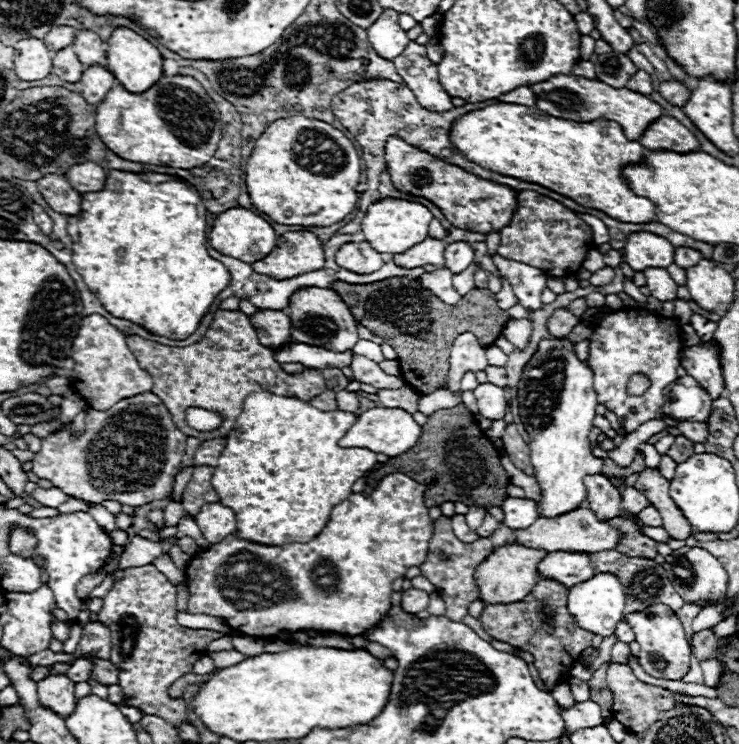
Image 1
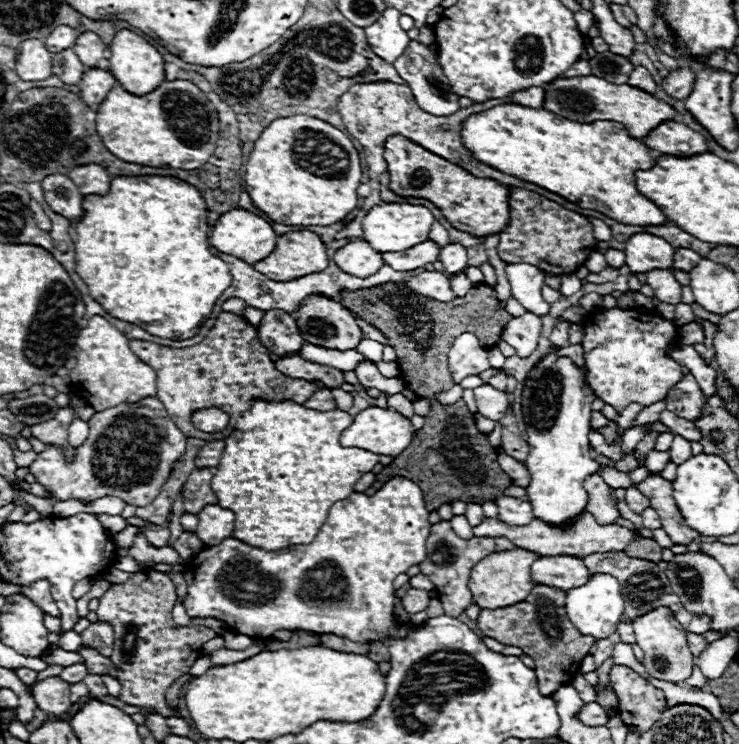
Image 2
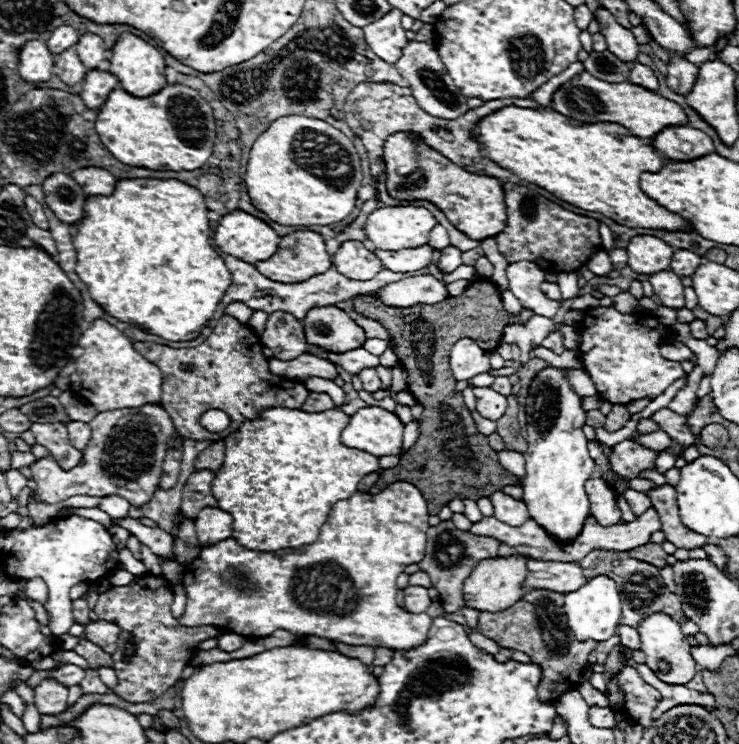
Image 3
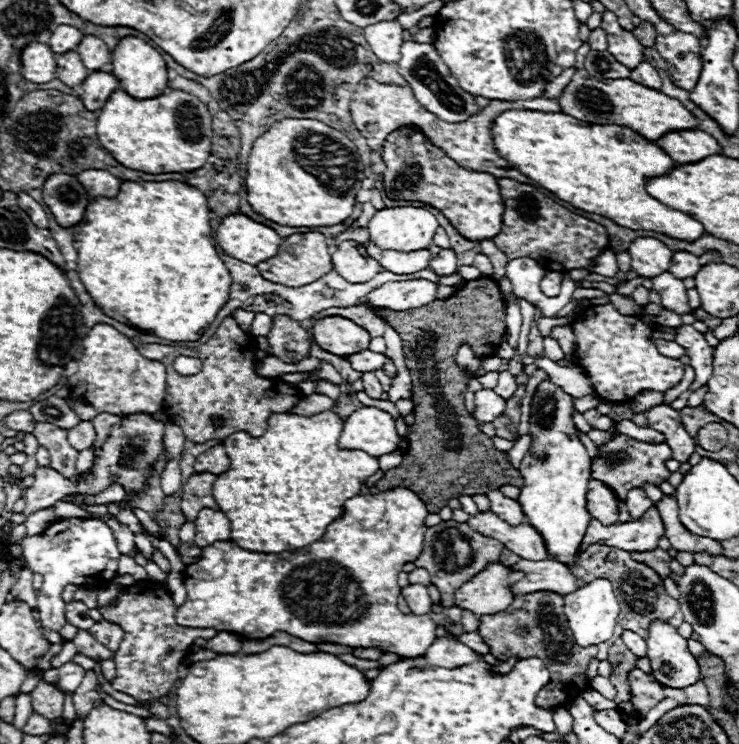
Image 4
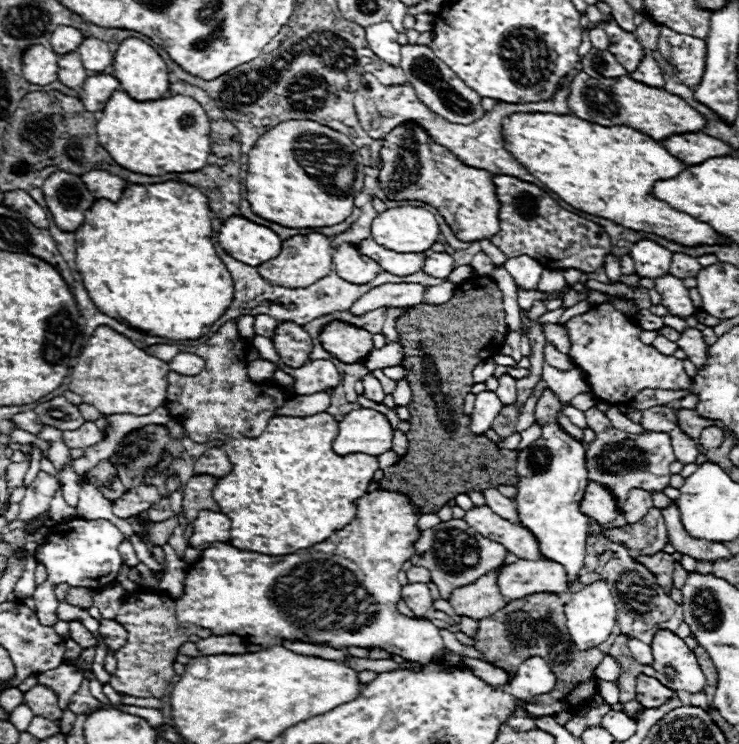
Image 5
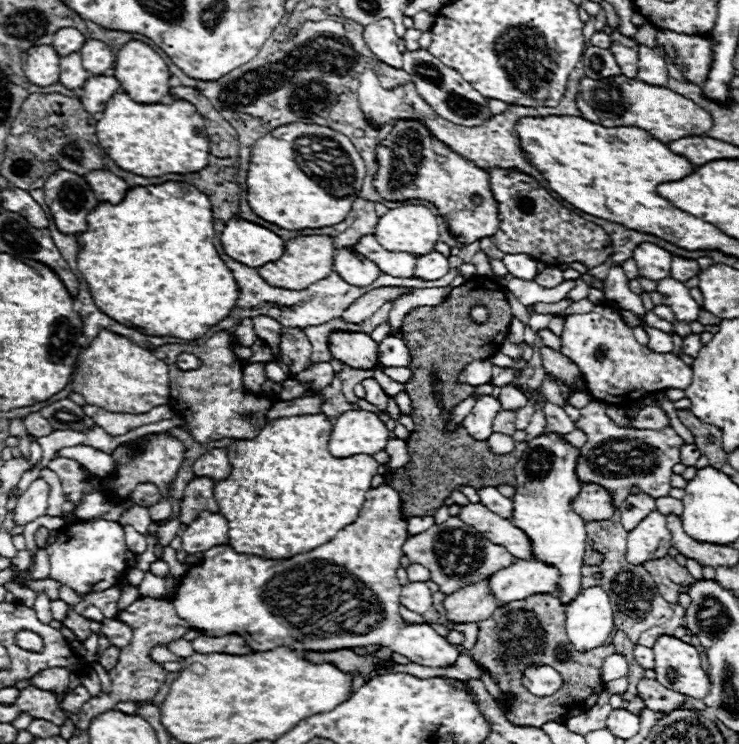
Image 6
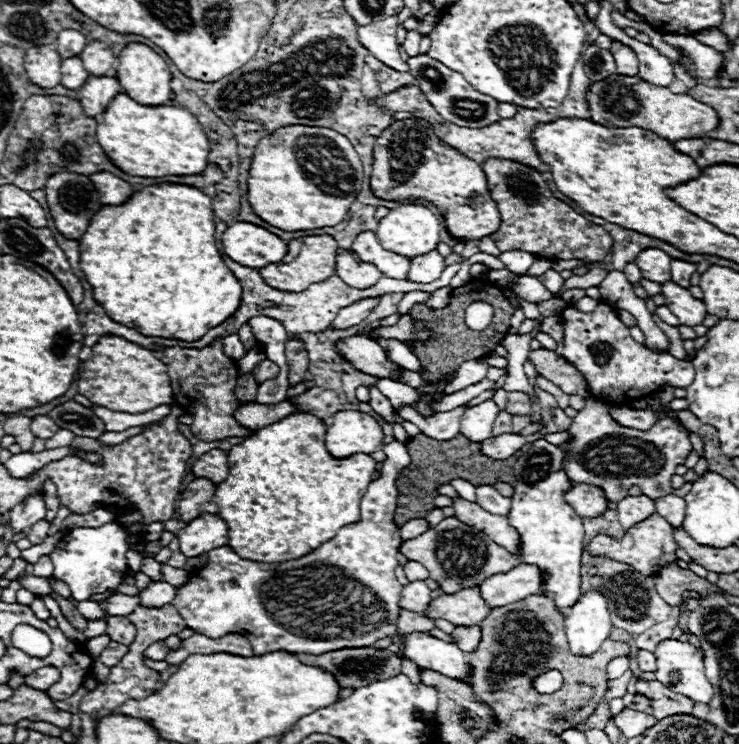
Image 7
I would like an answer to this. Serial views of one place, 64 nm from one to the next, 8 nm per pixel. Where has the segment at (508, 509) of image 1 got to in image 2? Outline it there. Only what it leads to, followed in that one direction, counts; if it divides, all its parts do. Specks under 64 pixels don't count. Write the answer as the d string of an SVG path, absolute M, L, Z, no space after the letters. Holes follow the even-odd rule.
M502 494L496 498L496 506L498 506L498 520L502 520L510 526L524 526L534 520L532 506L526 500Z

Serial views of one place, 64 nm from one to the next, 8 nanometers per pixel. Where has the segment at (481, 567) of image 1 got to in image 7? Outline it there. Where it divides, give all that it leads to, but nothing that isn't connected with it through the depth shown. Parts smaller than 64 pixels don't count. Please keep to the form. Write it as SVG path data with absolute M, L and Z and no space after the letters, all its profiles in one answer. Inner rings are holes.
M480 586L460 590L456 594L444 594L430 602L430 606L420 612L430 620L448 620L454 626L474 626L480 624L490 614L490 606L480 598Z

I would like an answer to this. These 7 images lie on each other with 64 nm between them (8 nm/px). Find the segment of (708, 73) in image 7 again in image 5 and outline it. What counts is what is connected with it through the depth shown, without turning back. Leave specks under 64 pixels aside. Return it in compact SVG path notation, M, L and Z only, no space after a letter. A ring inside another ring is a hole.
M660 26L658 52L676 68L678 82L698 86L706 70L706 40Z

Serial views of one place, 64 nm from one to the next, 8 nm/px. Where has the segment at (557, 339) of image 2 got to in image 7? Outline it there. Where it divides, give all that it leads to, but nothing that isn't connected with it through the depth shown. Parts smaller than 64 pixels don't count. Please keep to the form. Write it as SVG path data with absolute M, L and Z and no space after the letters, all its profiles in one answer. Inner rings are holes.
M532 350L528 354L528 360L534 364L534 368L540 376L554 382L566 394L580 394L584 398L592 396L588 392L588 384L582 378L582 374L568 360L556 356L554 352L550 352L550 350Z

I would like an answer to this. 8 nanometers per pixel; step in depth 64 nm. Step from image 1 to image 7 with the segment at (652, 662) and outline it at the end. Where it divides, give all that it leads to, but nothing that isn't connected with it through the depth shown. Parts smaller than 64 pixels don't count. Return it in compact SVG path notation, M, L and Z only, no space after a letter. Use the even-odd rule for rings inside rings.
M664 640L654 650L654 656L658 662L658 682L676 694L686 694L694 702L710 702L714 690L704 674L702 652L696 646L680 640Z

